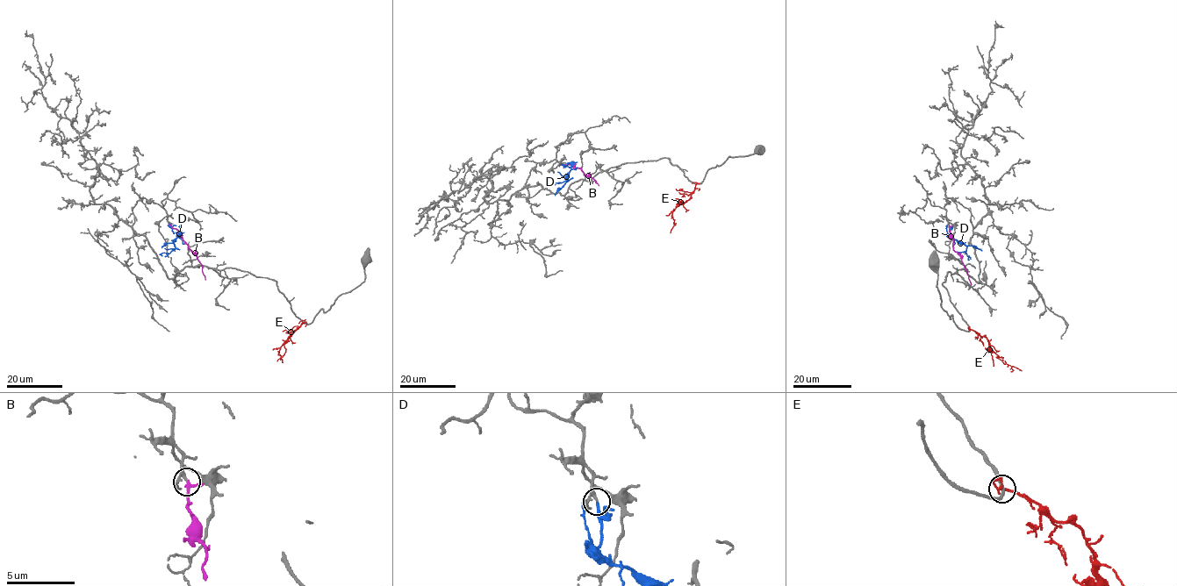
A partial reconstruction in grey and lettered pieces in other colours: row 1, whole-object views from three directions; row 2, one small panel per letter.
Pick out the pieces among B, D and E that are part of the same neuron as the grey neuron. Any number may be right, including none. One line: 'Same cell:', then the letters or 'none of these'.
Same cell: D

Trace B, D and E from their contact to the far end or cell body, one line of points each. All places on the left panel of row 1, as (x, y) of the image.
B: (169, 224), (177, 230), (187, 247), (196, 255), (205, 279)
D: (168, 224), (173, 232), (178, 233), (173, 242), (174, 249), (168, 253), (162, 253), (161, 256)
E: (304, 322), (280, 347), (281, 357), (276, 360)

